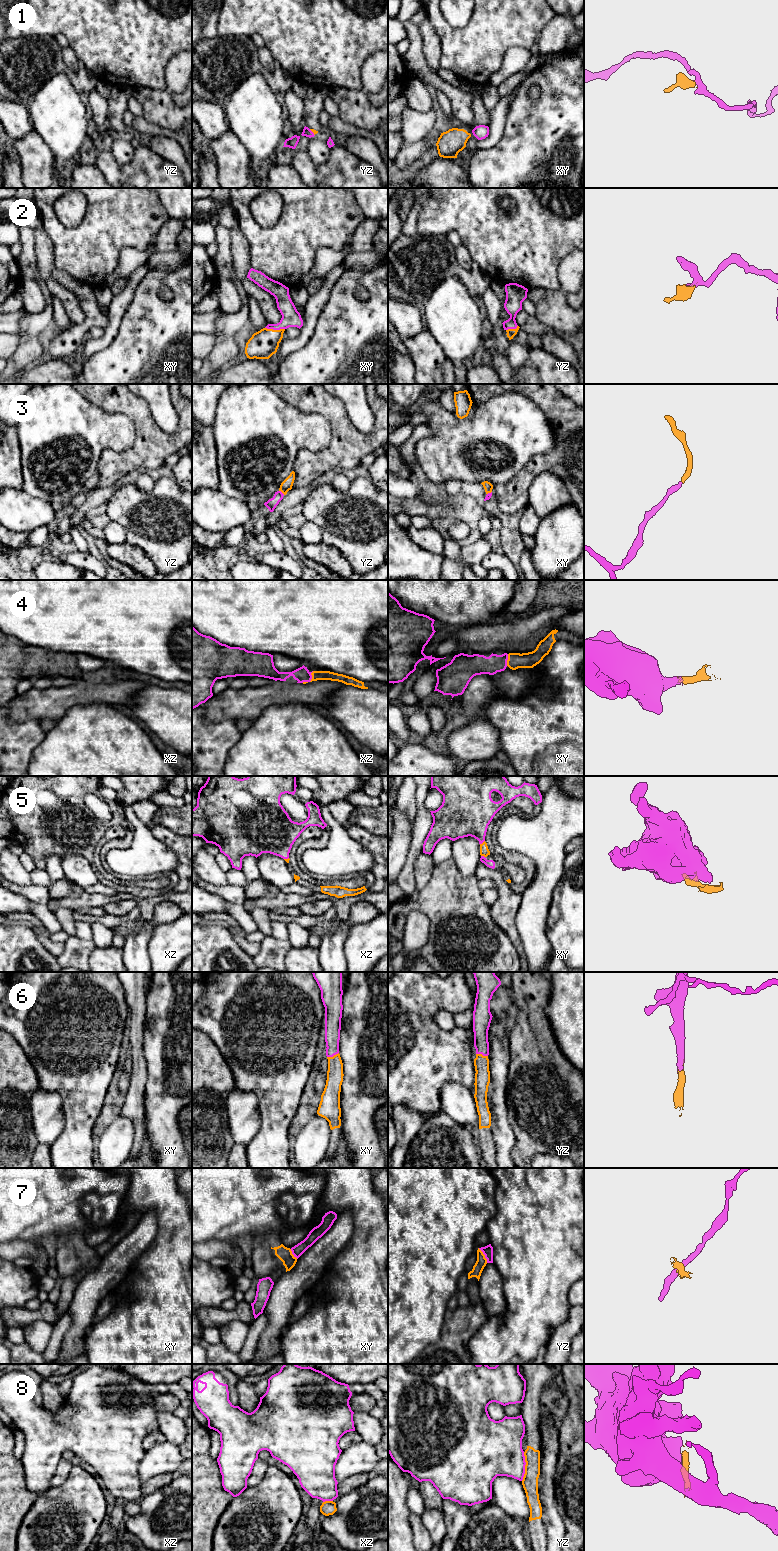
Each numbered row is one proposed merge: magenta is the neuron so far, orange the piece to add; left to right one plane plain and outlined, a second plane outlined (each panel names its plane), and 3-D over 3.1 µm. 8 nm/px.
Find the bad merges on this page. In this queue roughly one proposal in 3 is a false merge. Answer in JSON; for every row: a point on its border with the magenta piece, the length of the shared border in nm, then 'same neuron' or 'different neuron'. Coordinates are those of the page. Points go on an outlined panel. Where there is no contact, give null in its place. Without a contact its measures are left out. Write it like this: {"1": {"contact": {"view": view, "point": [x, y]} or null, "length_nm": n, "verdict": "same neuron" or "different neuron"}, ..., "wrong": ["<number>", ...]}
{"1": {"contact": {"view": "yz", "point": [312, 132]}, "length_nm": 70, "verdict": "different neuron"}, "2": {"contact": {"view": "xy", "point": [275, 329]}, "length_nm": 160, "verdict": "same neuron"}, "3": {"contact": {"view": "yz", "point": [281, 492]}, "length_nm": 60, "verdict": "same neuron"}, "4": {"contact": {"view": "xy", "point": [507, 659]}, "length_nm": 100, "verdict": "same neuron"}, "5": {"contact": {"view": "xy", "point": [482, 842]}, "length_nm": 50, "verdict": "same neuron"}, "6": {"contact": {"view": "xy", "point": [332, 1056]}, "length_nm": 100, "verdict": "same neuron"}, "7": {"contact": {"view": "yz", "point": [484, 1254]}, "length_nm": 140, "verdict": "different neuron"}, "8": {"contact": {"view": "yz", "point": [524, 1466]}, "length_nm": 240, "verdict": "different neuron"}, "wrong": ["1", "7", "8"]}

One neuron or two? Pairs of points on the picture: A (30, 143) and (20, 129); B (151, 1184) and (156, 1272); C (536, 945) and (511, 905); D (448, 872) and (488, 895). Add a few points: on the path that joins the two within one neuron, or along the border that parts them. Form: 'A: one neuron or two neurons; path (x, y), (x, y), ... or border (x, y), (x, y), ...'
A: two neurons; border (33, 130), (14, 140)
B: one neuron; path (167, 1206), (167, 1250)
C: two neurons; border (522, 894), (516, 915), (516, 930), (519, 937)
D: two neurons; border (482, 890), (482, 899), (489, 906)

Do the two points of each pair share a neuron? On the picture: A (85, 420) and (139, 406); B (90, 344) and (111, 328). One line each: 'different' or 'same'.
A: different
B: same

